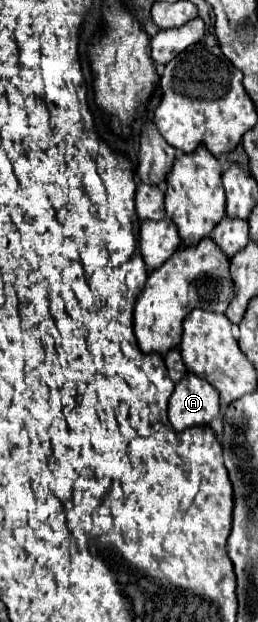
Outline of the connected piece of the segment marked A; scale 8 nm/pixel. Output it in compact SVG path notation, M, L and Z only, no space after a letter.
M185 374L169 398L169 422L173 428L181 432L191 426L207 426L217 414L217 390L195 374Z

